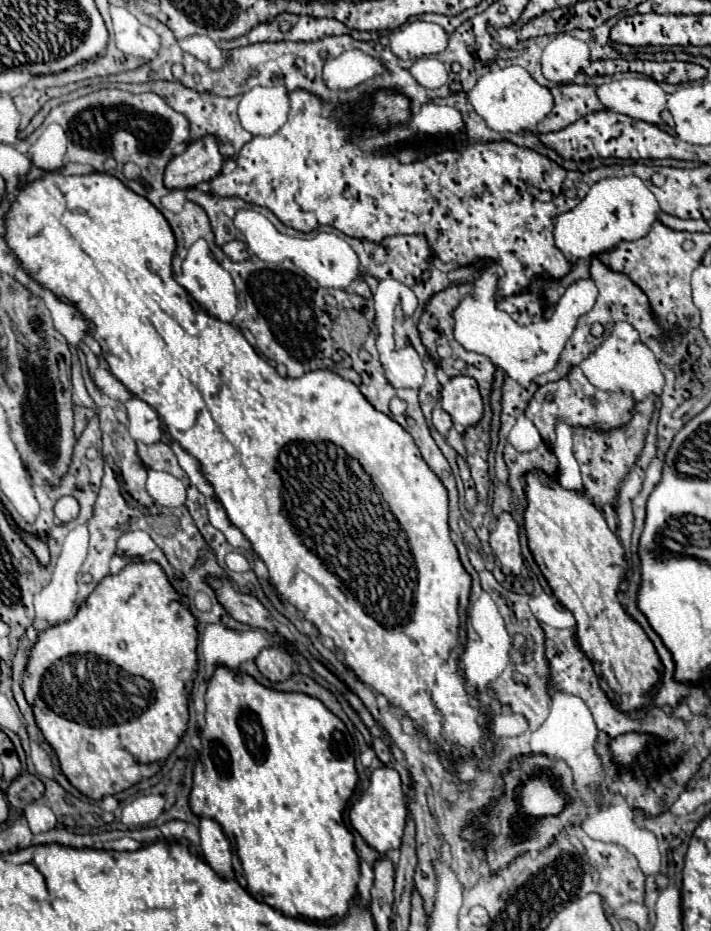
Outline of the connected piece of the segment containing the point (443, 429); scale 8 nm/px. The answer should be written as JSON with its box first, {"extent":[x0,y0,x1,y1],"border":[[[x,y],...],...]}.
{"extent":[432,403,452,435],"border":[[[440,403],[434,407],[434,411],[432,411],[432,423],[434,423],[434,427],[438,429],[438,433],[442,433],[442,435],[446,435],[448,433],[448,429],[452,427],[452,419],[450,419],[450,415],[440,407]]]}

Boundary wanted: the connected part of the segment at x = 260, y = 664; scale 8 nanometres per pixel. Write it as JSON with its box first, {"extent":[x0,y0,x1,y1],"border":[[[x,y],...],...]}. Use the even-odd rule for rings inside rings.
{"extent":[254,647,294,683],"border":[[[268,647],[260,651],[260,655],[254,659],[258,671],[272,683],[276,681],[286,681],[292,675],[292,665],[294,659],[288,651],[282,647]]]}

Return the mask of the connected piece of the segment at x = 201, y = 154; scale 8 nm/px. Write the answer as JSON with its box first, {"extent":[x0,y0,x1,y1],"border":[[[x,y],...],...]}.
{"extent":[164,137,224,189],"border":[[[204,137],[188,143],[182,155],[170,159],[164,171],[164,185],[168,189],[186,189],[202,181],[216,177],[224,165],[224,157],[218,151],[216,137]]]}

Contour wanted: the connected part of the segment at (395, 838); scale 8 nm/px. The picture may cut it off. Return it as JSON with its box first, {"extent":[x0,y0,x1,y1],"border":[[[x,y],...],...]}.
{"extent":[350,767,408,855],"border":[[[378,767],[370,775],[370,787],[362,793],[362,797],[358,799],[358,803],[354,803],[350,811],[352,827],[364,837],[364,841],[372,849],[376,849],[380,855],[386,855],[388,851],[400,847],[406,817],[408,817],[408,811],[404,805],[404,791],[402,791],[400,775],[390,767]]]}

